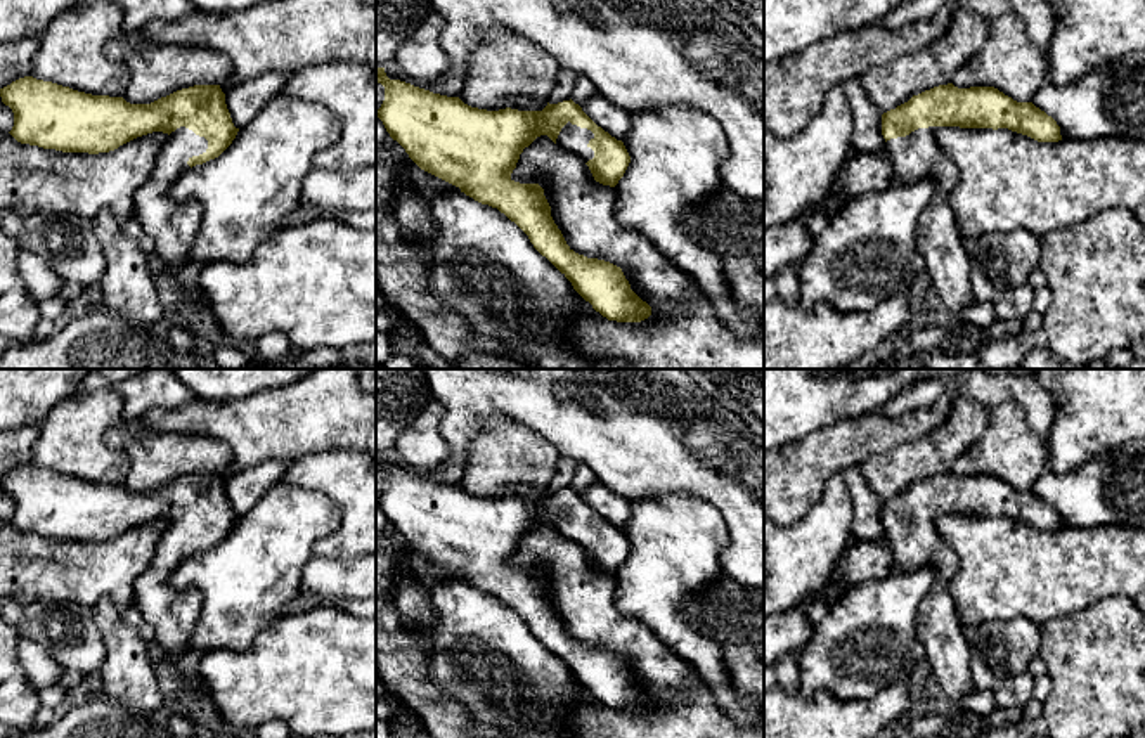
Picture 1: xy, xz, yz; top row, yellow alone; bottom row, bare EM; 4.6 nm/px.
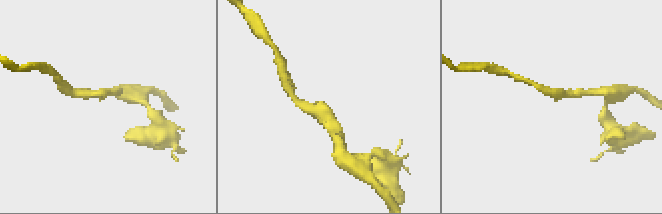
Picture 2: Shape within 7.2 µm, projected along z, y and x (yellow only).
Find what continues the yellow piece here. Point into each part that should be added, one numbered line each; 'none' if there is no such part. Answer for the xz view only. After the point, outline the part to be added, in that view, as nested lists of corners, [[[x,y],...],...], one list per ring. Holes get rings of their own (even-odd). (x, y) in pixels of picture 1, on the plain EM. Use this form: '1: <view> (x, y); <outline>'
1: xz (574, 527); [[[570,509],[561,516],[556,534],[579,544],[582,549],[594,546],[594,539],[587,534],[594,521],[587,516],[572,513]]]

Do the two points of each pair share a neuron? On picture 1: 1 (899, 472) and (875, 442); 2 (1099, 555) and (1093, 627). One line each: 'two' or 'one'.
1: two
2: two

